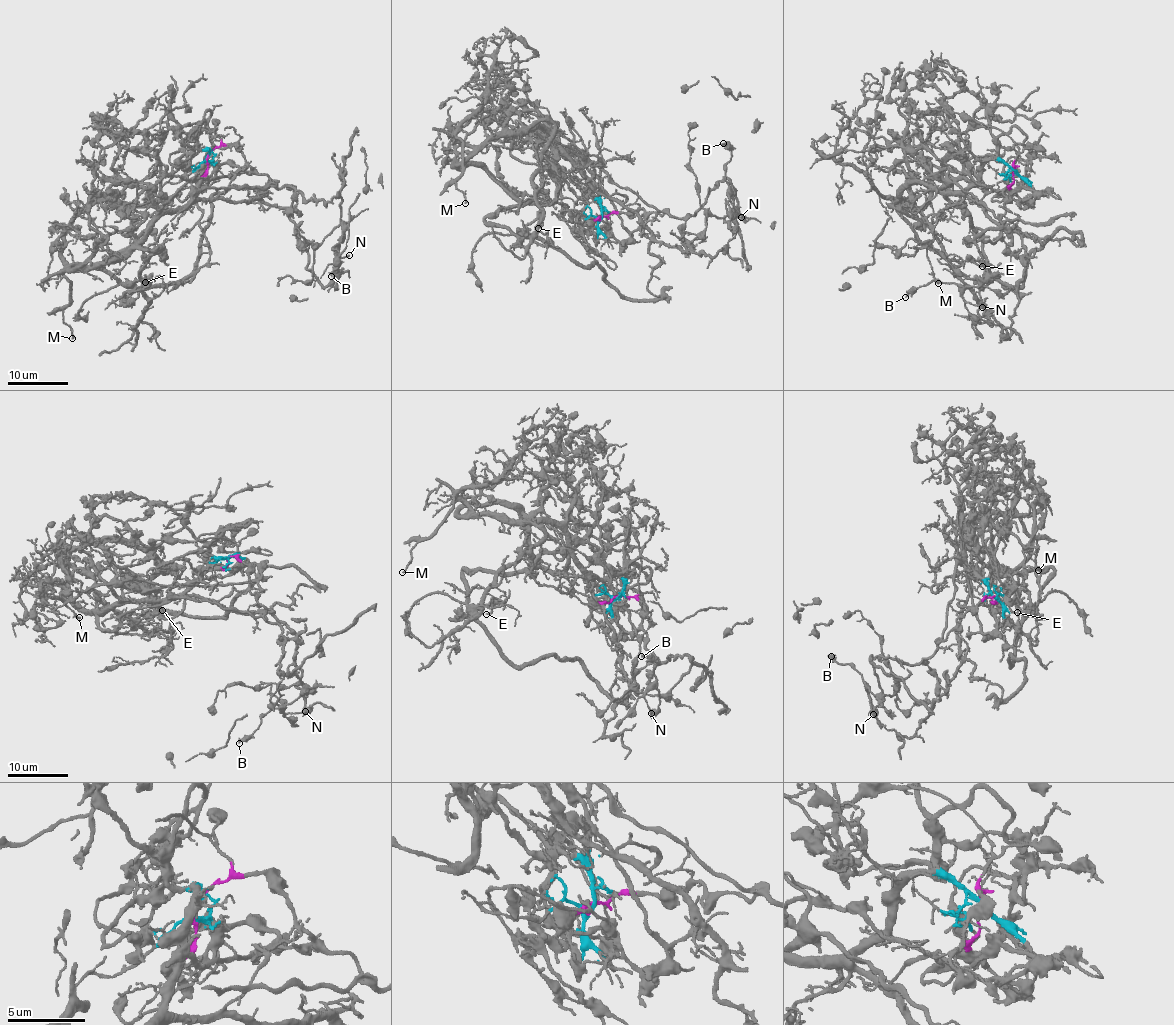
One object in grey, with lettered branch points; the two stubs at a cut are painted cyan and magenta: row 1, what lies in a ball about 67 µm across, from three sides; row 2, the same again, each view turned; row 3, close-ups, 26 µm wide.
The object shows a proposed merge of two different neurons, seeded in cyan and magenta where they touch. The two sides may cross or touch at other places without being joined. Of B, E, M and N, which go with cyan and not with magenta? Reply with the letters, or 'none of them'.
E, M

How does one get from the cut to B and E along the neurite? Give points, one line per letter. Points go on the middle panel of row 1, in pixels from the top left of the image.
B: (599, 217), (643, 208), (683, 218), (727, 179), (735, 211), (726, 180), (732, 149), (723, 144)
E: (599, 217), (597, 201), (579, 197), (556, 166), (531, 198), (485, 219), (515, 234), (537, 218), (539, 229)

